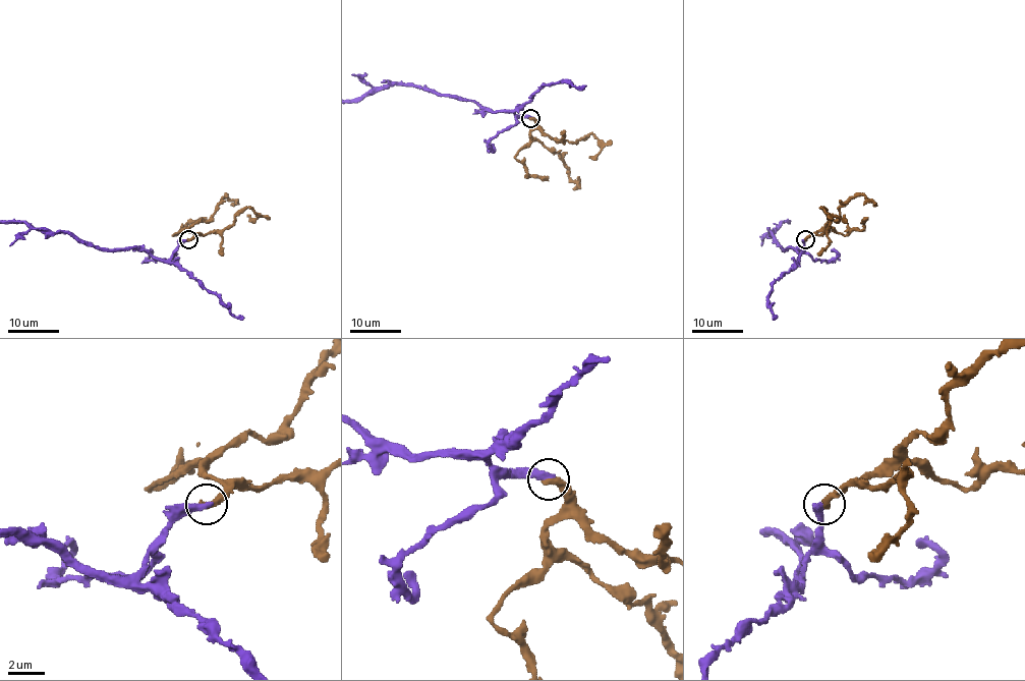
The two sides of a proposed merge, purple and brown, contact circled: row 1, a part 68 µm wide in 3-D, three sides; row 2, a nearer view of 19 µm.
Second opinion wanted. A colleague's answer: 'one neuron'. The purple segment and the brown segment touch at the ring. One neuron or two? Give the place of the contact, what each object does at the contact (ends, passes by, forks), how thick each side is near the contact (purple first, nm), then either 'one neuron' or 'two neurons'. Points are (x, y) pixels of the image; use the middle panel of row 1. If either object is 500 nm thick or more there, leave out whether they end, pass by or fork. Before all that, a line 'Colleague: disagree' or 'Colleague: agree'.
Colleague: agree
at (530, 118); purple ends there; brown ends there; 400 nm thick on the purple side, 400 nm on the other; one neuron

